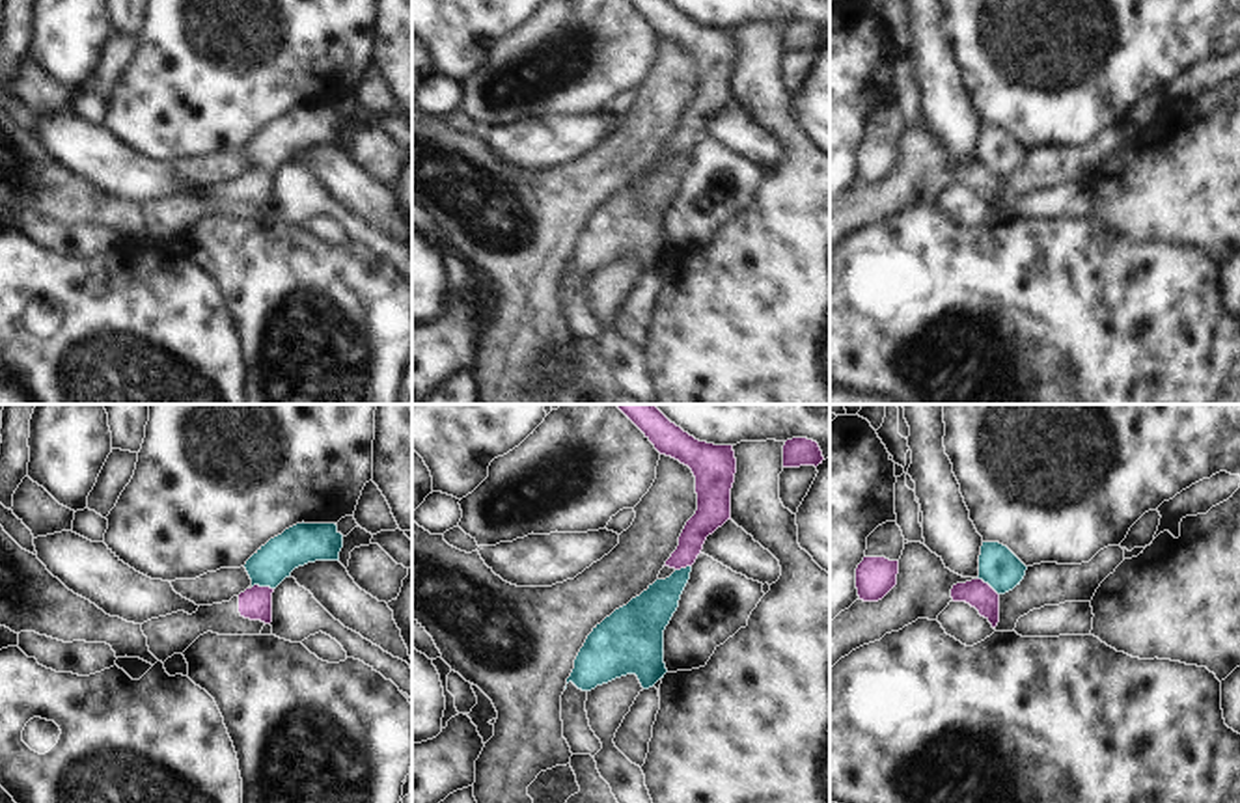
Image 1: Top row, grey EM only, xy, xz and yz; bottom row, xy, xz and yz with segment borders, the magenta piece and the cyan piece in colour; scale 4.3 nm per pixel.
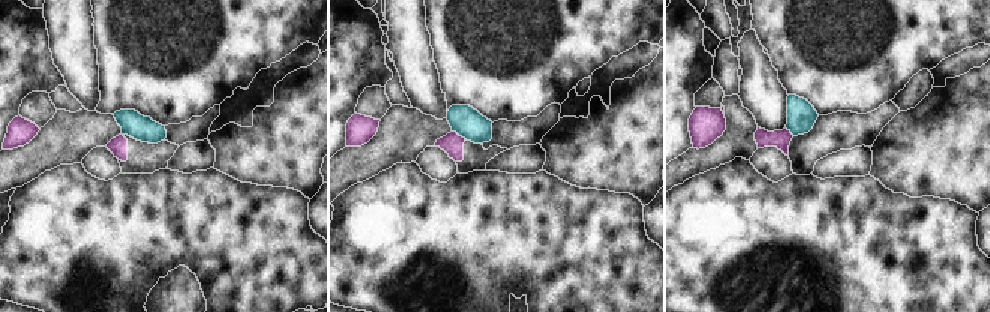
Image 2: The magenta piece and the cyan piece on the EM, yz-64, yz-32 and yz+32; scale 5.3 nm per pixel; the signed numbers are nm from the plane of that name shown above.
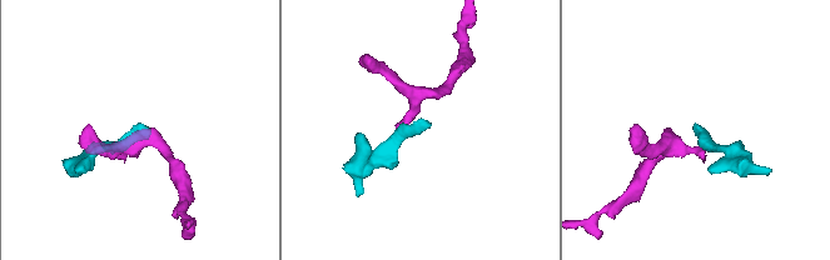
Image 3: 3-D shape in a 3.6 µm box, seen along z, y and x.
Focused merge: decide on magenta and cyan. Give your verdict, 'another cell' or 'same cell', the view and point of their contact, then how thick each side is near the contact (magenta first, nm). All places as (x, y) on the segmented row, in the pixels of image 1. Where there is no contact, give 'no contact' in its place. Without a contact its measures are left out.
another cell | xy (263, 587) | 140/170 nm

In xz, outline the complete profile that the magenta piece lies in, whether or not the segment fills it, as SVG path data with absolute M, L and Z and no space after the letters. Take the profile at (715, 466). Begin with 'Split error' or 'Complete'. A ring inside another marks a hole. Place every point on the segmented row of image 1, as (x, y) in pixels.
Split error. M615 404L660 455L688 466L696 477L697 510L686 522L679 546L658 579L692 566L709 535L731 520L731 488L737 473L733 445L699 442L671 423L654 404Z

